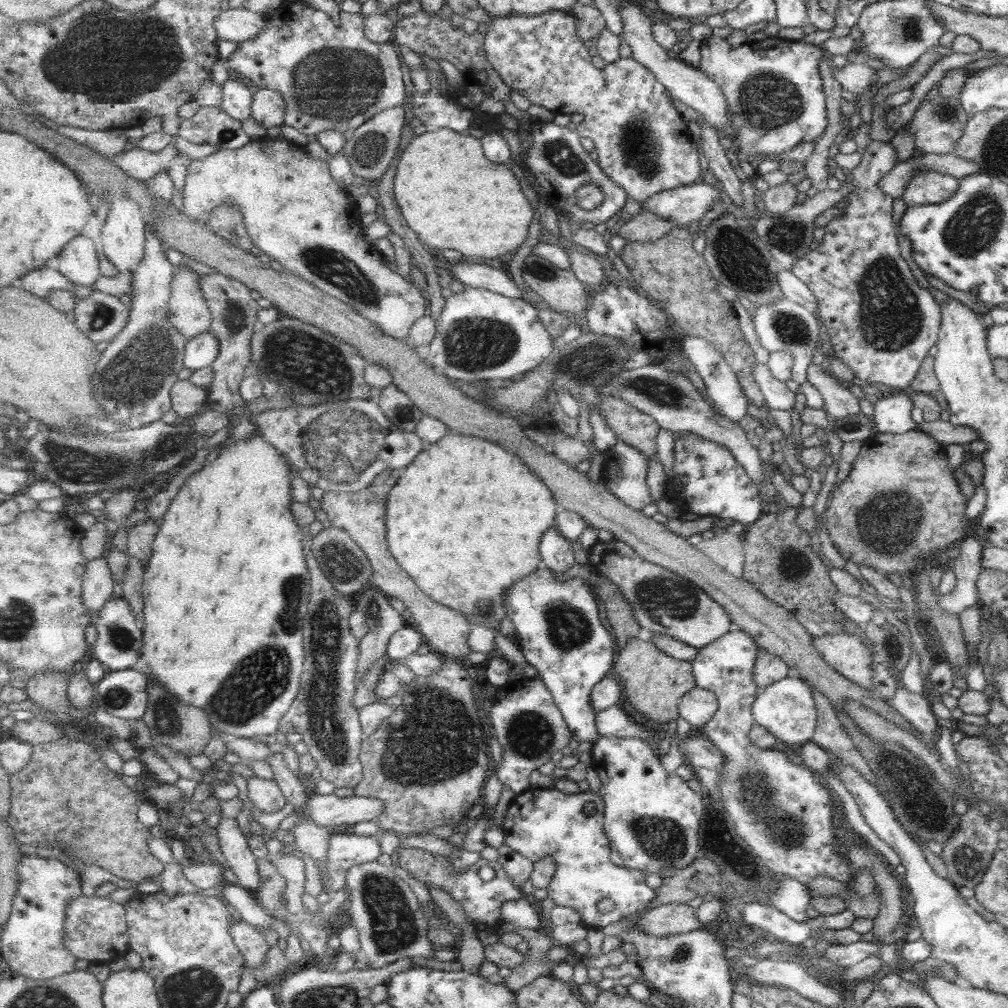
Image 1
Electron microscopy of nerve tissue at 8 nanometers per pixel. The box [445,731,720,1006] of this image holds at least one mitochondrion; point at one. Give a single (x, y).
(664, 839)

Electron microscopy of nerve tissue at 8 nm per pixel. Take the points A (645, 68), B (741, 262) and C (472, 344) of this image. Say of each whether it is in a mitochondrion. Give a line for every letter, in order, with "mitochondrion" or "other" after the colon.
A: other
B: mitochondrion
C: mitochondrion

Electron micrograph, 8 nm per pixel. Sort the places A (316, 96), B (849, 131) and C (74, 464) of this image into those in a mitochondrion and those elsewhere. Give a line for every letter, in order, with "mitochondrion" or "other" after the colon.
A: mitochondrion
B: other
C: mitochondrion

